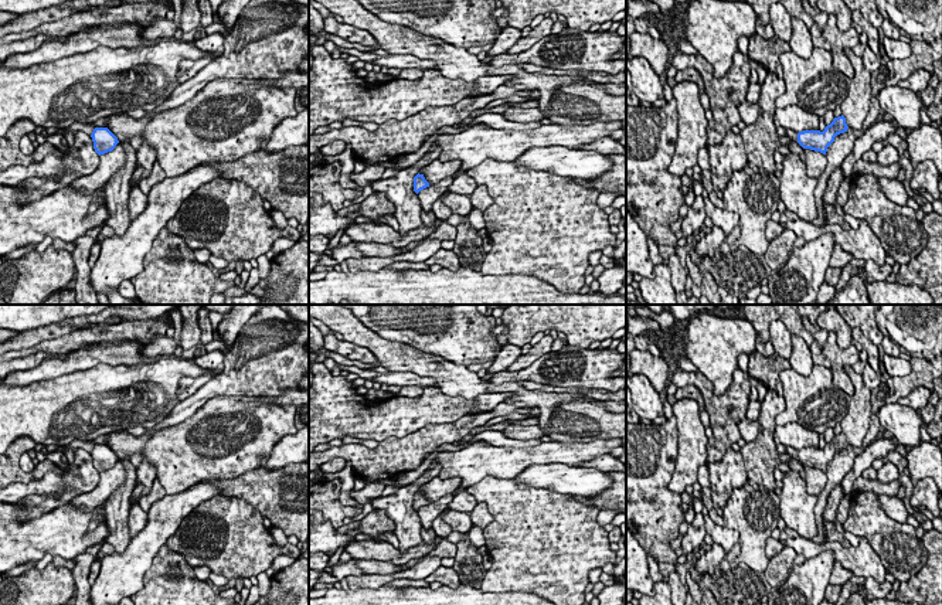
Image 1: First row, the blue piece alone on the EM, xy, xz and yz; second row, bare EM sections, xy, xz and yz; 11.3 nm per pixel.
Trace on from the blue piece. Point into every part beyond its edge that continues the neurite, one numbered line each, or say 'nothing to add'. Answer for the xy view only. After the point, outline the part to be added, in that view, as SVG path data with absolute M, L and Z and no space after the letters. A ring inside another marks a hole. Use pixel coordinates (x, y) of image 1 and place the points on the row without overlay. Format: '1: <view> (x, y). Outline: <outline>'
nothing to add

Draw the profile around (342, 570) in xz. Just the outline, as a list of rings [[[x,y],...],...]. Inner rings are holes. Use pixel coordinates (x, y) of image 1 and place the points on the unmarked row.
[[[351,558],[347,562],[337,562],[336,565],[331,567],[331,574],[337,581],[341,581],[343,578],[348,575],[364,575],[361,568],[357,565],[356,560]]]

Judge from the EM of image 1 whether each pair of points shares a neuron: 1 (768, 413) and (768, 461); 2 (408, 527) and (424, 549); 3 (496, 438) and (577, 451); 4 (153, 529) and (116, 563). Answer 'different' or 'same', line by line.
1: same
2: different
3: different
4: same

